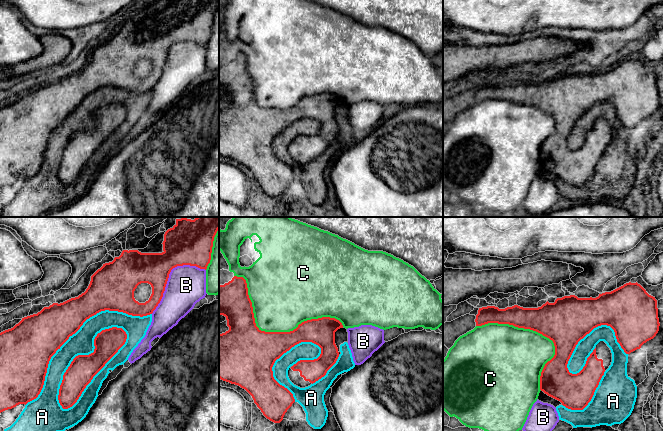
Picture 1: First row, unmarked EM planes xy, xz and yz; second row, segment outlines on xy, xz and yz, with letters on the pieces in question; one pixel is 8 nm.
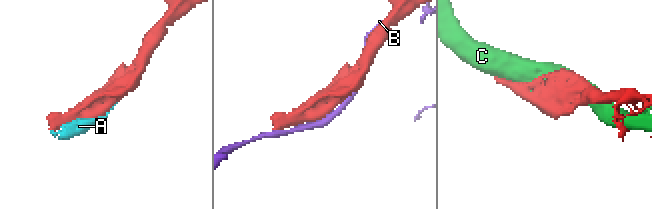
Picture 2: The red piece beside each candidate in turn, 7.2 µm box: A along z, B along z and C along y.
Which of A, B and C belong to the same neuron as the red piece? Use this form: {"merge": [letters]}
{"merge": []}

